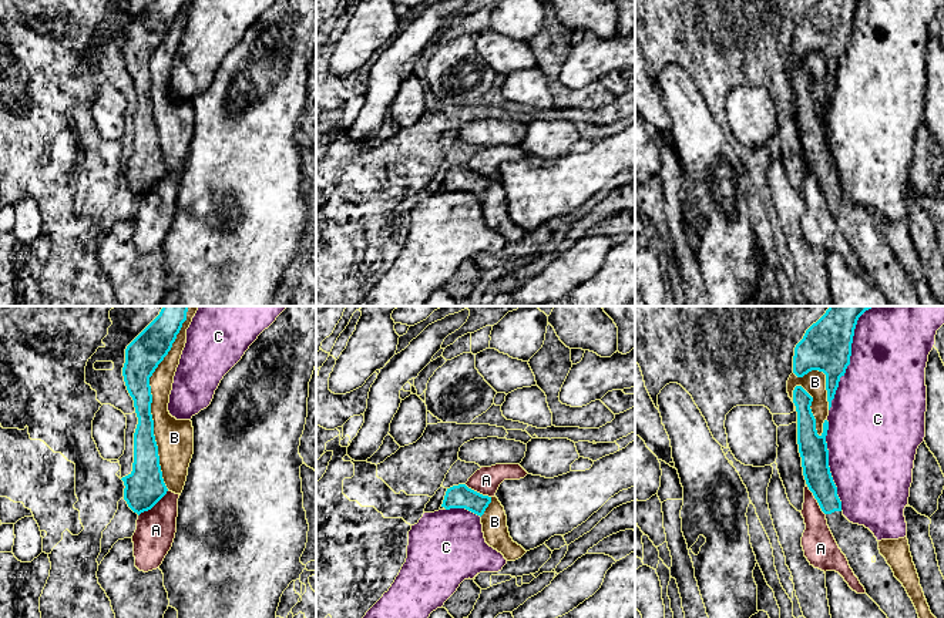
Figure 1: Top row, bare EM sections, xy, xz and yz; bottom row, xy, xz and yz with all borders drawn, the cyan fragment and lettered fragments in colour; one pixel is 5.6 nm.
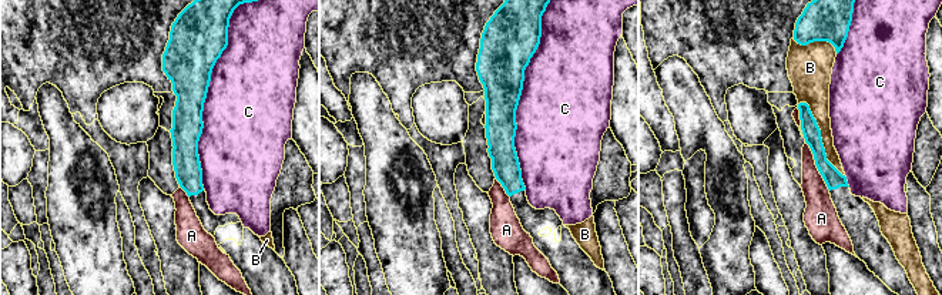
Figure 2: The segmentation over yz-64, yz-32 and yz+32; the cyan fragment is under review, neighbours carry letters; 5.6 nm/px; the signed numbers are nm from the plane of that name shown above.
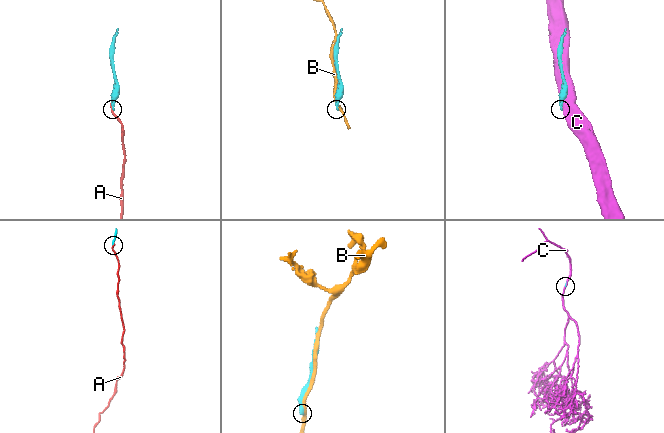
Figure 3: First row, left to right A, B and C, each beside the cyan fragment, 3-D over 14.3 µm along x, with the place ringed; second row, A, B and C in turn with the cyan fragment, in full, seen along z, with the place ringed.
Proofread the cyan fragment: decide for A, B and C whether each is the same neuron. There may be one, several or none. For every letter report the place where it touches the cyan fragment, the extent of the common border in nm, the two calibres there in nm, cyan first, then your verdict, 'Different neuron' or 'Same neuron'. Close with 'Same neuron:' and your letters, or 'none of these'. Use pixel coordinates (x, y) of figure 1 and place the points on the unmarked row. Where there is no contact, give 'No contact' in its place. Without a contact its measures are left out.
A: Touches cyan at xy (153, 187). Shared border 220 nm. Thickness 220 nm (cyan) against 220 nm. Different neuron
B: Touches cyan at xy (150, 86). Shared border 950 nm. Thickness 180 nm (cyan) against 220 nm. Different neuron
C: Touches cyan at yz (849, 44). Shared border 550 nm. Thickness 280 nm (cyan) against 480 nm. Different neuron
Same neuron: none of these

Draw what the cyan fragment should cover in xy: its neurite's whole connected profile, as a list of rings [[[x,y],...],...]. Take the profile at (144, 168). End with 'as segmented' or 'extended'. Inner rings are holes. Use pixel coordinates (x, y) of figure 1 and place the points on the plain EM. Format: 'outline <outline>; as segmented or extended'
outline [[[154,0],[125,30],[122,57],[134,81],[138,105],[132,152],[121,161],[125,167],[124,181],[138,197],[151,191],[168,172],[154,117],[150,58],[171,31],[185,1]]]; as segmented

